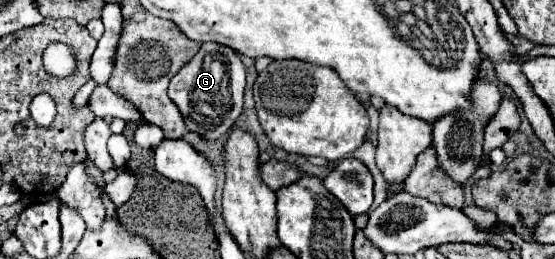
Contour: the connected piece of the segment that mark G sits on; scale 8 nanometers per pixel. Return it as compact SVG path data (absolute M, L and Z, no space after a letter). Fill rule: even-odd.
M206 42L190 60L190 64L186 64L170 80L168 96L178 106L190 132L200 134L206 142L216 142L224 132L228 132L236 124L244 104L244 88L246 72L238 54L222 44Z

